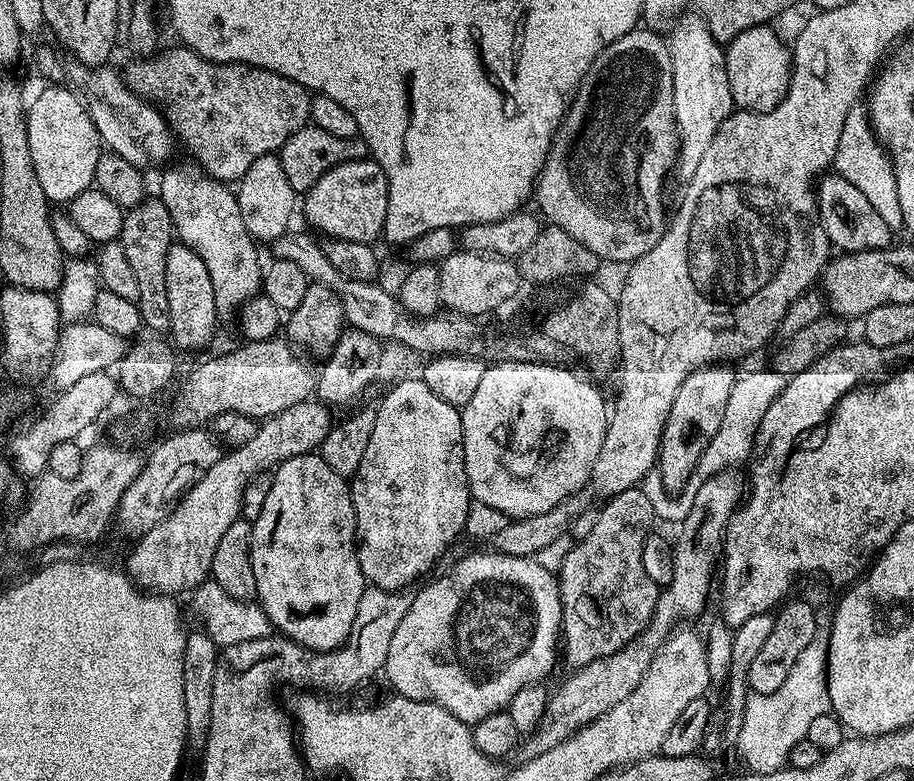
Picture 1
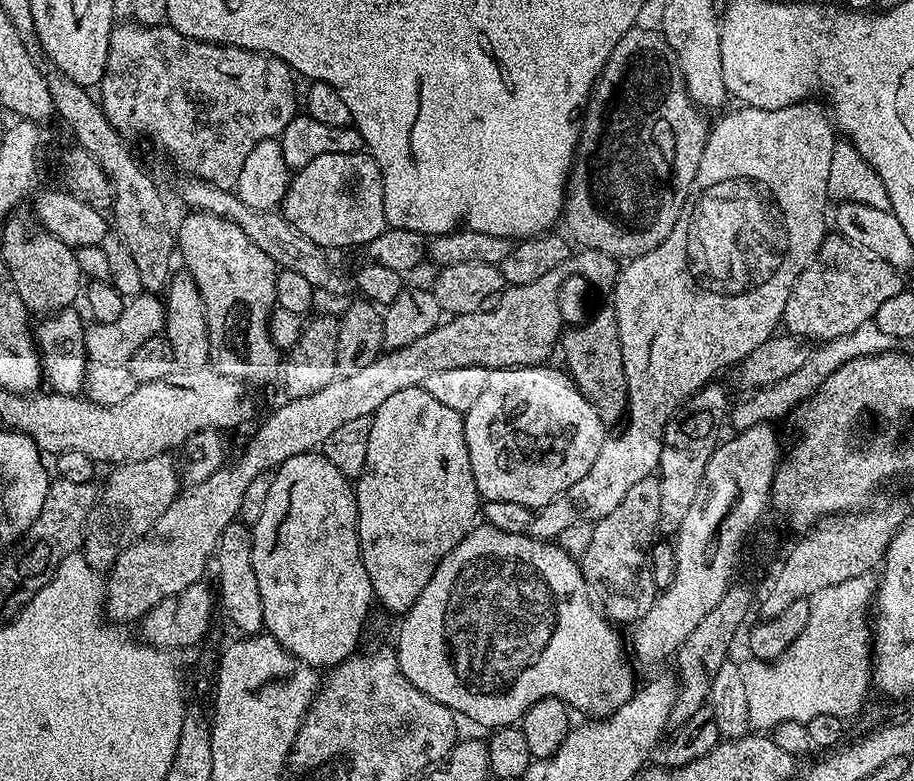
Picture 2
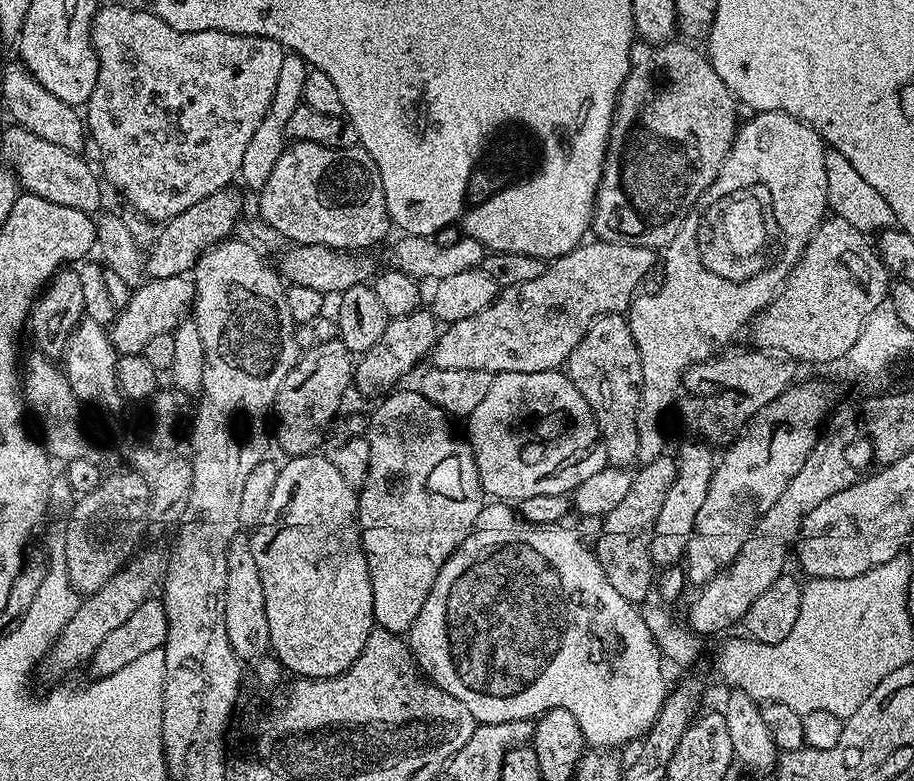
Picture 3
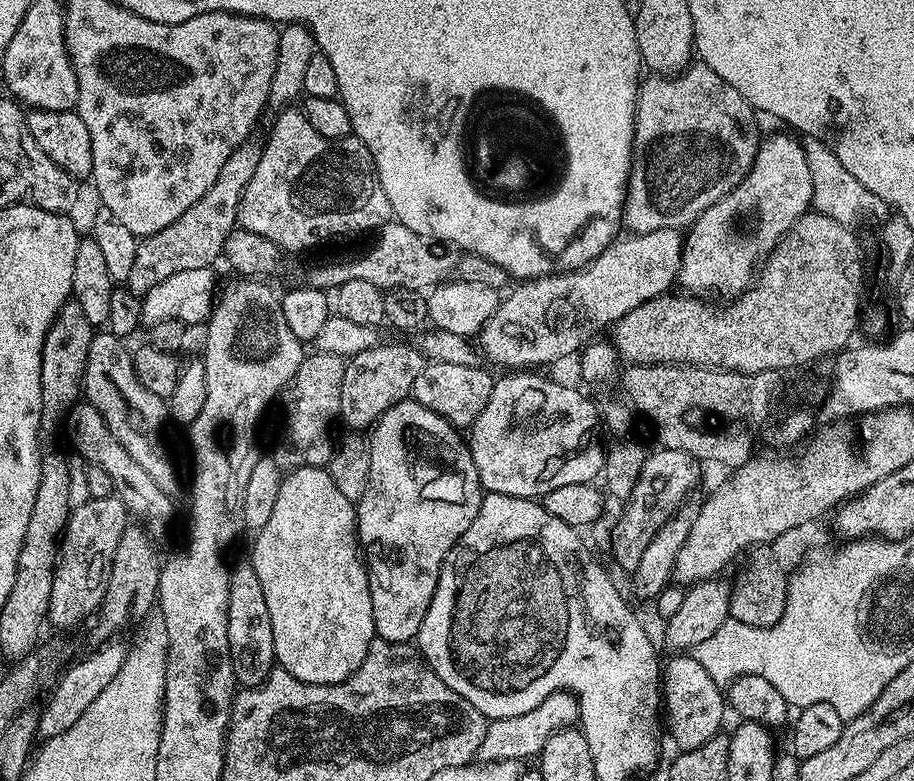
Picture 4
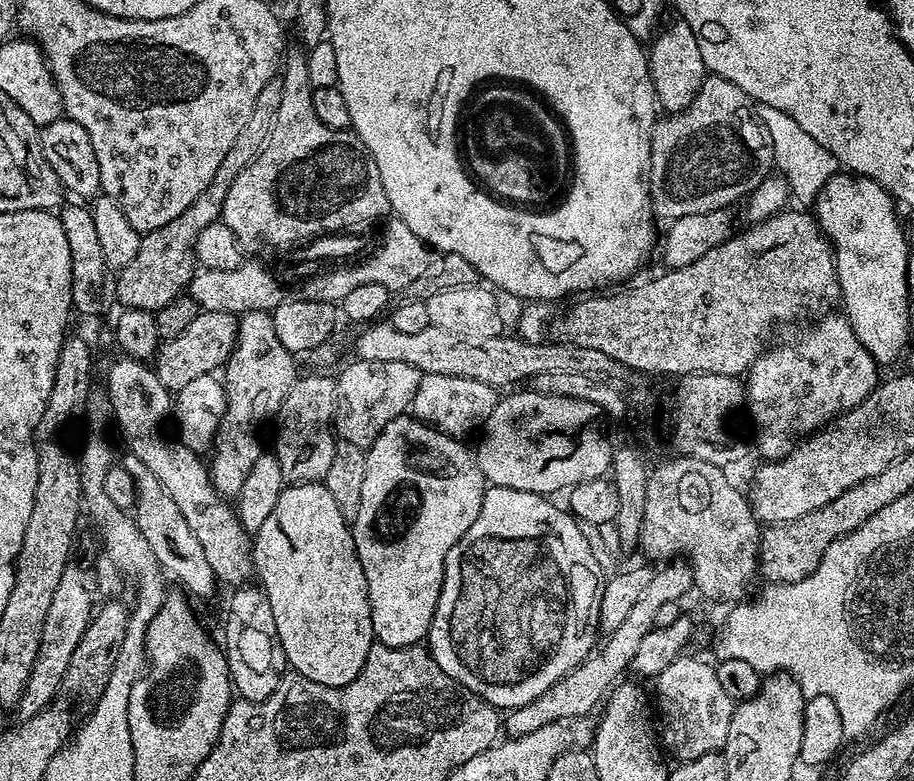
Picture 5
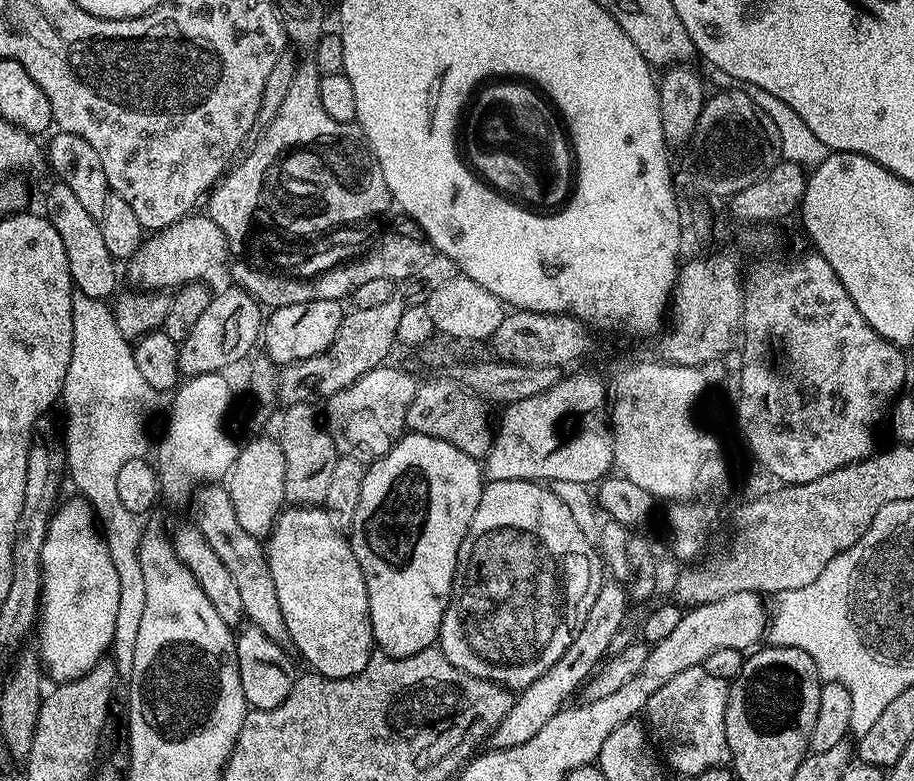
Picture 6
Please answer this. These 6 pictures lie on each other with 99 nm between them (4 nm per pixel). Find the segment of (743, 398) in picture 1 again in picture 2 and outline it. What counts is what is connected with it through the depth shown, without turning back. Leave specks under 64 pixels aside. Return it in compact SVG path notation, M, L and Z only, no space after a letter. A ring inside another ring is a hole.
M875 319L862 322L862 326L858 326L858 330L854 330L842 338L825 340L809 351L806 363L799 370L794 370L794 374L782 378L782 382L774 382L770 386L757 388L751 394L745 395L748 397L737 408L735 405L731 409L730 424L732 422L736 432L741 432L755 424L776 422L779 416L787 417L804 400L810 399L818 388L826 382L826 378L834 374L839 367L846 366L852 360L889 351L893 344L894 341L890 338L890 334L884 334L876 325Z

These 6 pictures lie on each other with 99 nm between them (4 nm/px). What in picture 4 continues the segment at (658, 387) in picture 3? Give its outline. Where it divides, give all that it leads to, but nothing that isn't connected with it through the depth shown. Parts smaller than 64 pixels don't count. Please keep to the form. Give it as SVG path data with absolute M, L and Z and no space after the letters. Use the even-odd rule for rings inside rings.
M772 134L767 137L761 143L758 154L756 155L756 161L751 170L748 171L748 177L743 180L738 187L735 188L730 194L726 194L718 202L714 202L714 206L710 206L705 210L700 217L694 223L690 225L686 232L686 239L684 241L684 253L680 259L680 274L678 277L678 284L685 293L688 294L708 294L704 292L717 292L720 296L728 296L724 298L739 298L743 292L748 291L754 284L754 272L752 276L752 268L759 269L763 261L767 260L769 256L778 245L781 240L788 235L788 231L795 224L803 218L804 213L812 208L812 195L814 194L814 182L810 178L810 166L806 162L806 154L804 153L804 145L795 135L792 136L776 136Z

